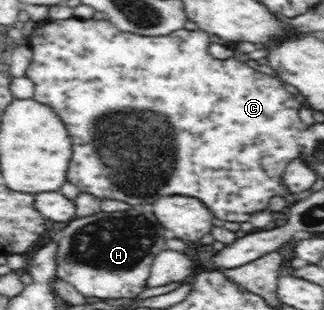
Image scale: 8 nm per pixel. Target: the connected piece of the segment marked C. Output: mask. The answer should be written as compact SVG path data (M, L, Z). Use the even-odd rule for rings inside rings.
M74 16L68 19L48 19L38 23L28 38L28 47L32 51L32 60L30 61L30 64L28 64L25 77L28 78L28 80L32 80L32 84L34 84L31 99L43 102L48 106L48 108L56 108L54 111L60 114L60 121L64 122L64 124L68 124L68 128L66 129L68 130L68 134L70 134L70 138L72 138L72 158L68 165L67 181L70 182L70 184L74 184L82 194L94 196L99 198L101 201L119 200L128 203L131 206L138 206L138 204L154 204L154 202L160 200L164 194L166 194L166 196L190 195L193 196L194 199L202 200L205 206L208 206L210 211L214 212L214 216L220 218L220 220L226 220L226 222L248 222L256 211L263 211L264 208L268 208L270 198L280 196L280 192L284 192L284 190L282 190L282 172L284 172L284 168L291 163L290 160L294 160L294 158L298 156L298 152L302 151L298 150L298 148L302 148L302 143L298 142L298 140L302 140L304 130L306 130L307 126L299 117L301 103L296 100L294 94L290 94L290 92L284 88L282 81L278 81L276 78L268 76L268 74L264 74L264 72L260 72L260 70L254 70L252 66L248 66L246 61L242 62L242 60L232 60L232 57L230 60L218 60L218 58L214 58L210 53L210 44L212 43L210 35L202 29L189 30L184 27L162 36L142 36L141 34L132 34L132 32L122 32L122 30L118 29L118 26L108 18L94 19L92 17L91 19L80 19L80 17ZM180 150L182 150L182 152L188 152L188 150L190 150L190 164L176 164L176 156L180 154Z

